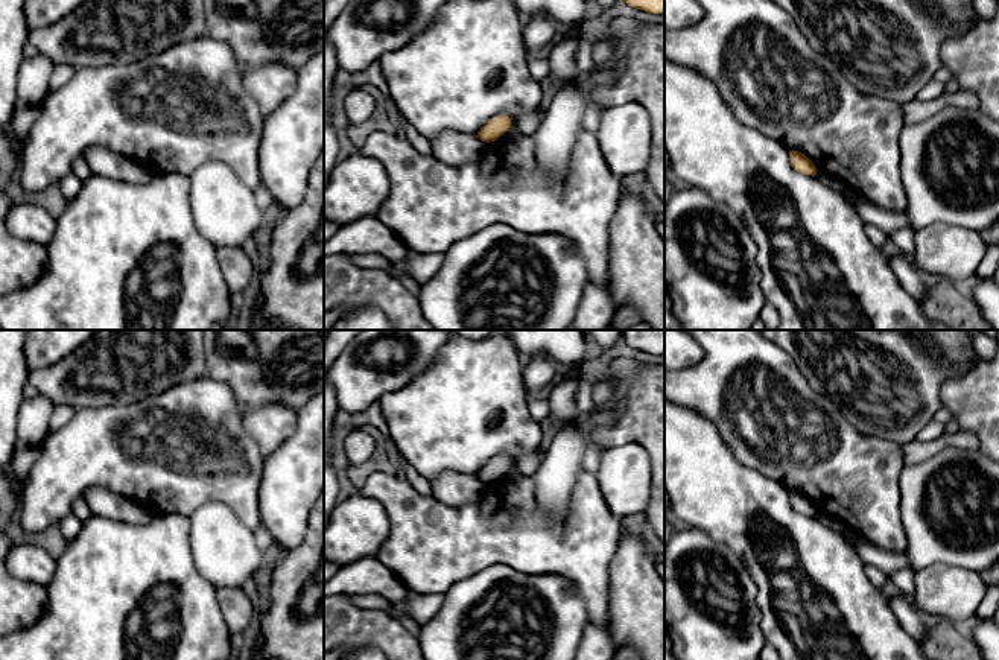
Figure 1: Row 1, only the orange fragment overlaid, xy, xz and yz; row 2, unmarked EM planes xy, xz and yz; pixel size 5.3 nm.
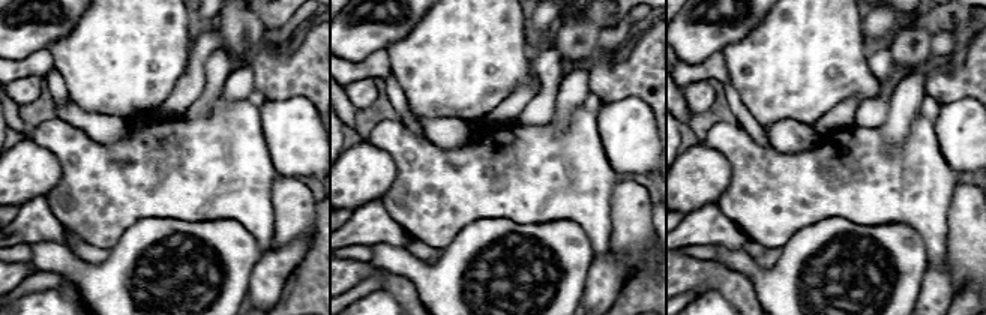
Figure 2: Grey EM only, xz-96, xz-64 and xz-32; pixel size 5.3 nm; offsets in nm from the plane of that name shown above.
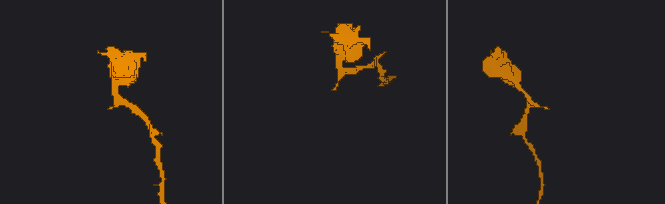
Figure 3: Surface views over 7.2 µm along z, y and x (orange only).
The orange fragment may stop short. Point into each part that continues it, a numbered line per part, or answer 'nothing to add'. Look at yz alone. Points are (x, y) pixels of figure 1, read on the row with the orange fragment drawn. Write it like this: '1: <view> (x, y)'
nothing to add

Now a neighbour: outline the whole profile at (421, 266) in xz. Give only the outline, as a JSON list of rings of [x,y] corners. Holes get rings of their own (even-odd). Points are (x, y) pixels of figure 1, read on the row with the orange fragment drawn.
[[[414,252],[404,260],[411,277],[418,283],[426,283],[433,278],[444,263],[444,254],[420,254]]]

